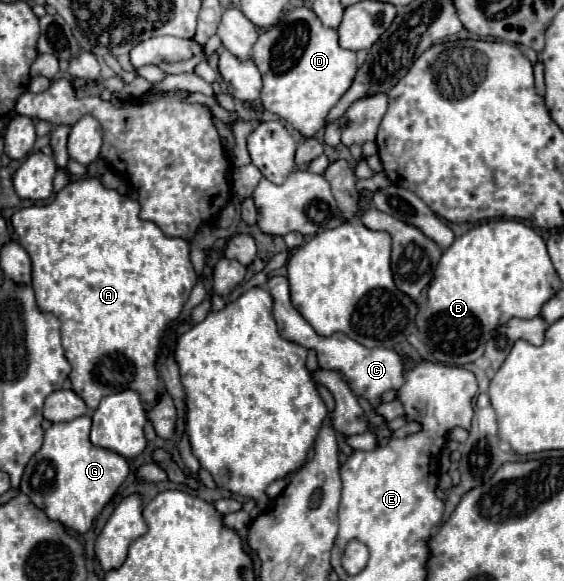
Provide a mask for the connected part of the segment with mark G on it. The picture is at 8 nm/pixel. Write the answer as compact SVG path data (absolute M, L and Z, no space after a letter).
M84 415L66 423L54 423L44 431L44 445L28 461L20 483L20 491L42 509L48 519L76 533L86 533L92 527L94 519L130 473L128 461L122 455L90 443L90 423L90 415Z

